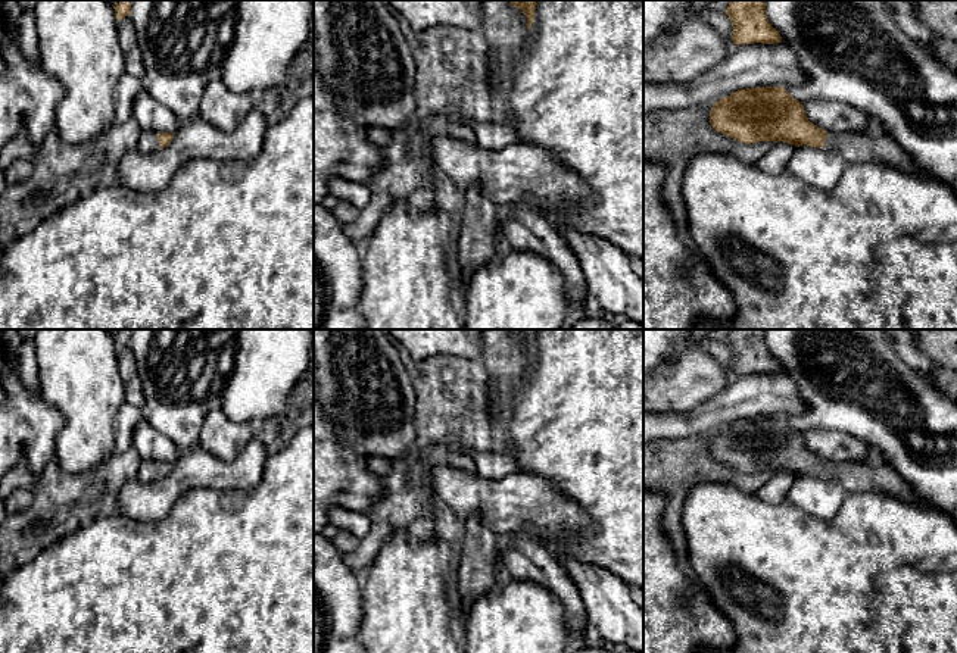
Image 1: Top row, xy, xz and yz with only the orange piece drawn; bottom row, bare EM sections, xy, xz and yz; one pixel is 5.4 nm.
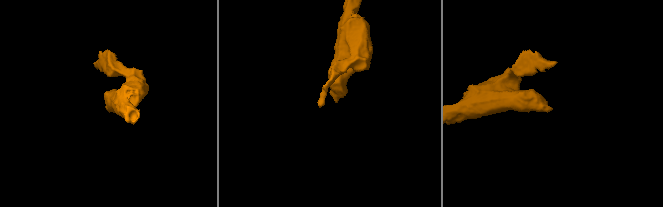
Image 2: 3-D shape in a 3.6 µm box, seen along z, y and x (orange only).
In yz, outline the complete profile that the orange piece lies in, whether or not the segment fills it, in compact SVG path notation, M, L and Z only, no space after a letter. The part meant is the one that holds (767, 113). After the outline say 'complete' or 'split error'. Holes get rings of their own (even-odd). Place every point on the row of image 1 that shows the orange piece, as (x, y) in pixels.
M783 87L742 88L713 103L711 126L745 144L783 141L836 150L845 163L880 160L910 174L932 176L885 132L827 132L808 121L802 101Z; split error

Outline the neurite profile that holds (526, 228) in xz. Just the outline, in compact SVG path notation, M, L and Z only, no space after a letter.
M524 203L509 204L502 235L505 249L536 253L559 271L568 304L580 307L589 299L577 257L542 210Z

